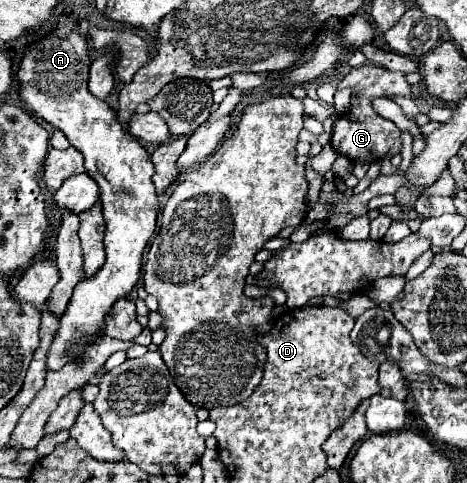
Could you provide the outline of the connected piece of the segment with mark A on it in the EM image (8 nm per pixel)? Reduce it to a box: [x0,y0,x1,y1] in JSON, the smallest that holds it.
[19,17,159,371]

